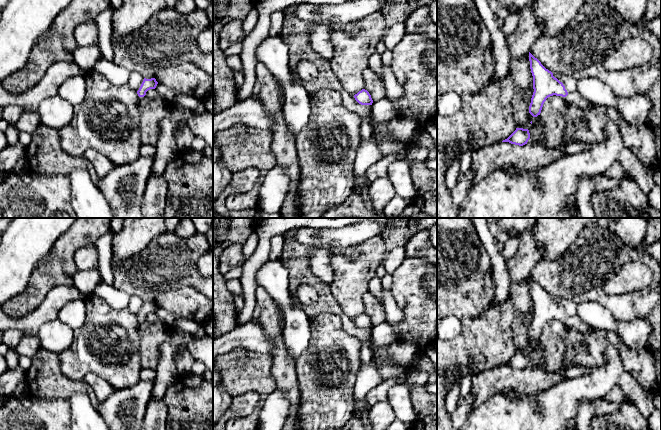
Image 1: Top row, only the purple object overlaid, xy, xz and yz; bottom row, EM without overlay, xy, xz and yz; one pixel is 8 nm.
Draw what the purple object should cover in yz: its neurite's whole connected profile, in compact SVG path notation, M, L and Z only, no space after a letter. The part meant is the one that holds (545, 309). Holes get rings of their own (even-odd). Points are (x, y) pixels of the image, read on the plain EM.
M530 276L529 285L534 313L529 337L533 341L540 339L544 326L553 319L564 321L567 326L578 332L589 333L592 331L592 328L581 321L577 315L568 317L563 307L555 302L553 297L546 293Z

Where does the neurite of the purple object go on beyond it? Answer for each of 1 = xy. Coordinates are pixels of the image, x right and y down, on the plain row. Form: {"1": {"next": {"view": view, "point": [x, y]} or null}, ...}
{"1": {"next": null}}

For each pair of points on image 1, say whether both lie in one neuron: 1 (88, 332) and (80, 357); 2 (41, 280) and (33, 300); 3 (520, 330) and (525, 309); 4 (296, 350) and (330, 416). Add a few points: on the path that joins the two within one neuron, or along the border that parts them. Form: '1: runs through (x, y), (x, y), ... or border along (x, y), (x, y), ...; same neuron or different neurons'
1: runs through (88, 338), (88, 349), (86, 351); same neuron
2: runs through (39, 285), (34, 295); same neuron
3: runs through (520, 325), (521, 314); same neuron
4: border along (309, 334), (307, 349), (295, 361); different neurons

